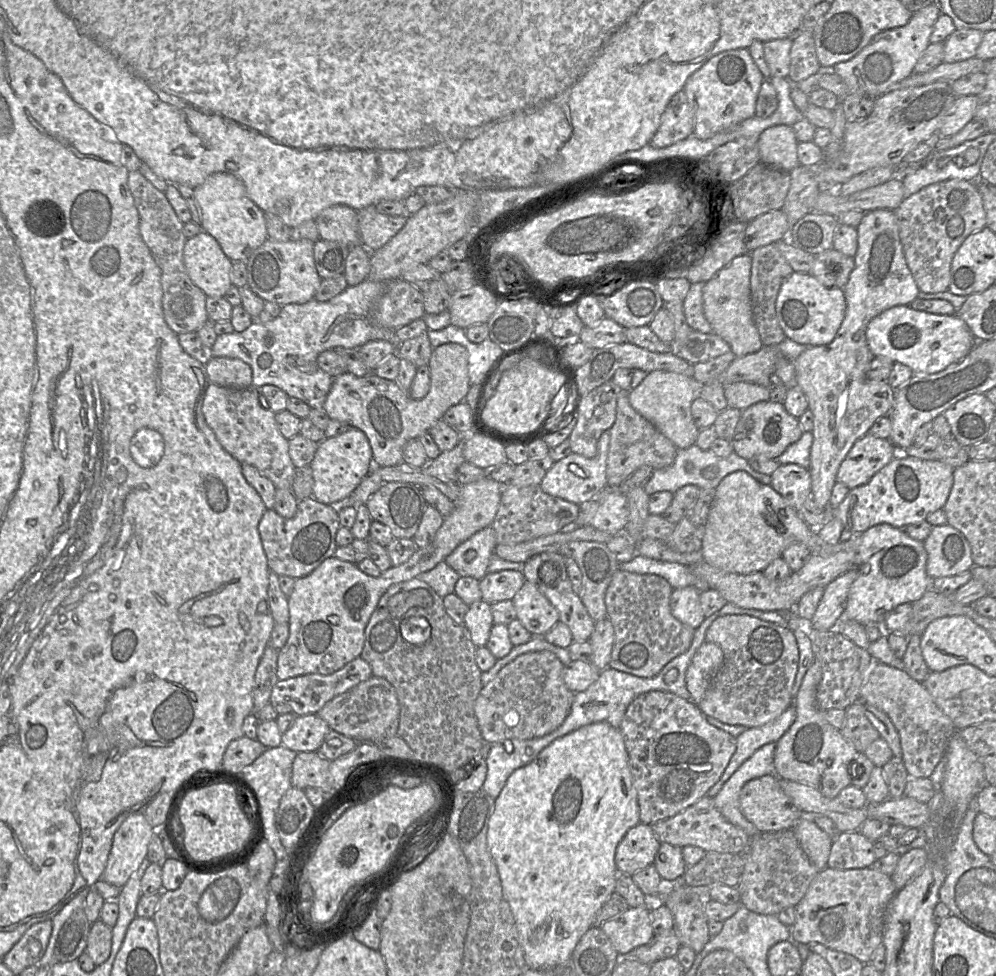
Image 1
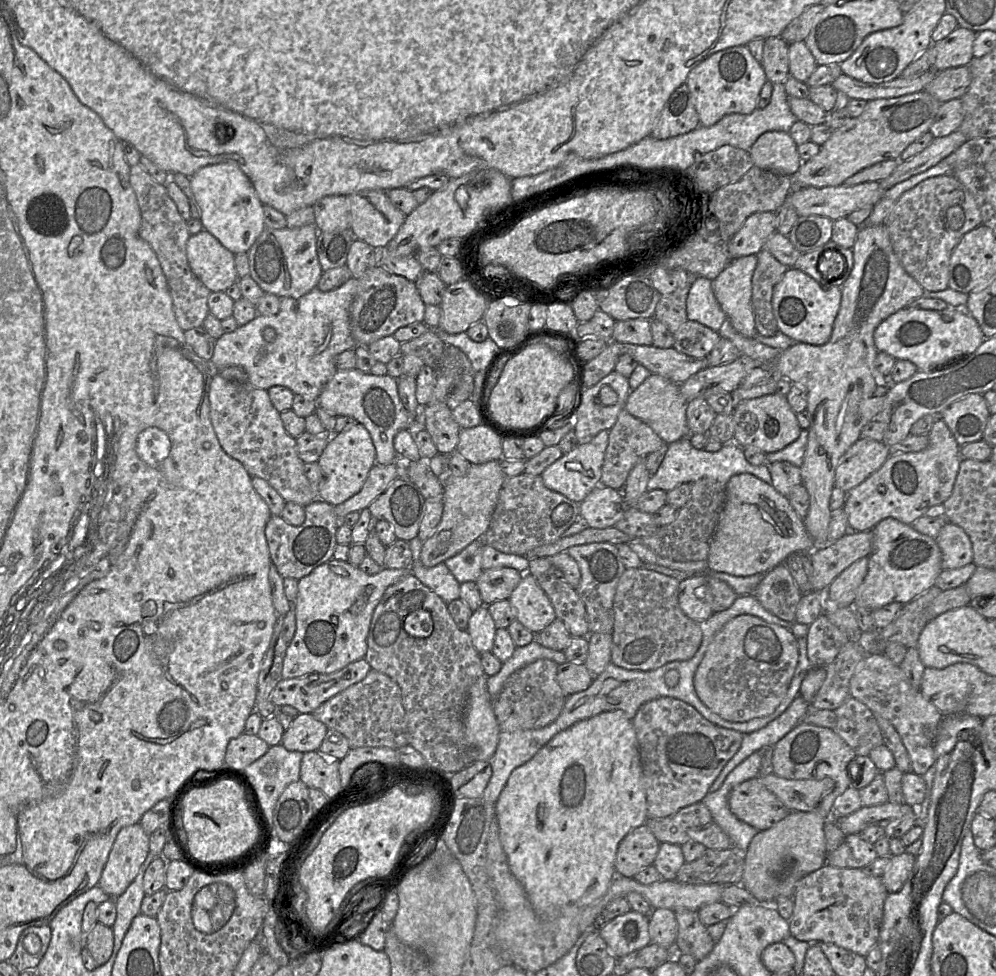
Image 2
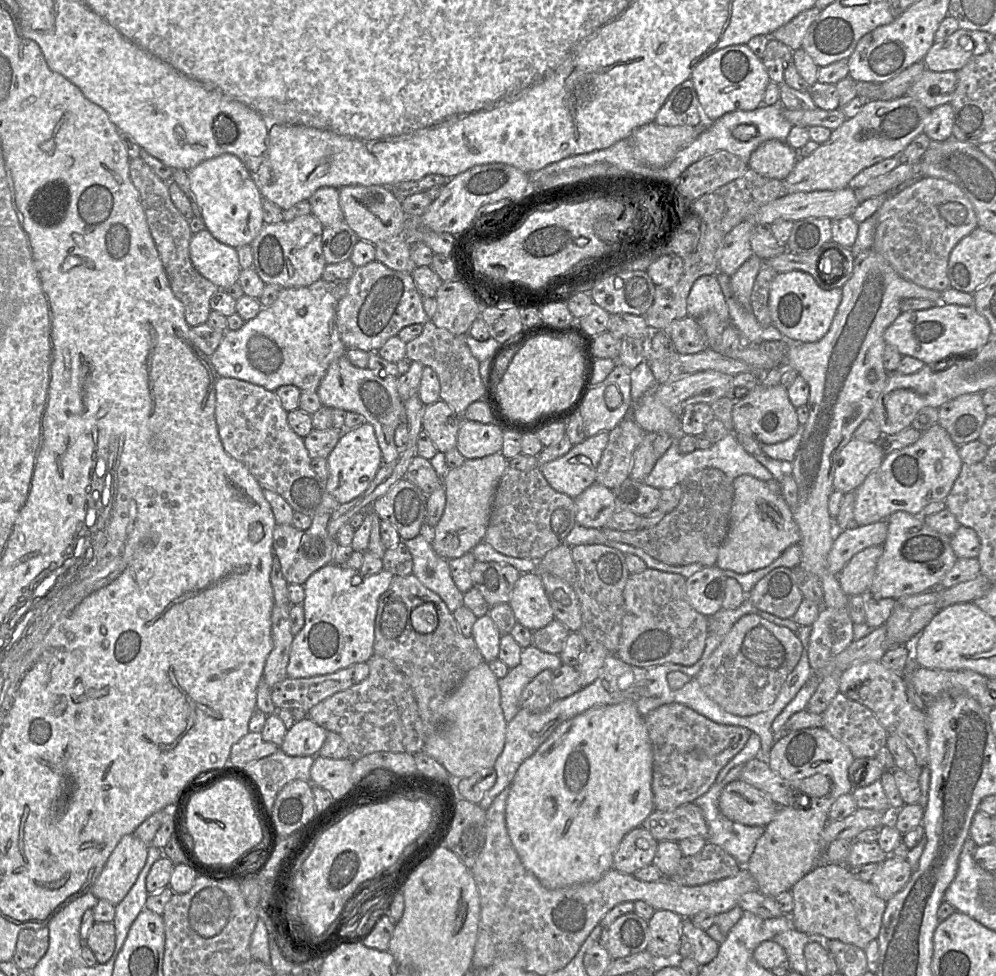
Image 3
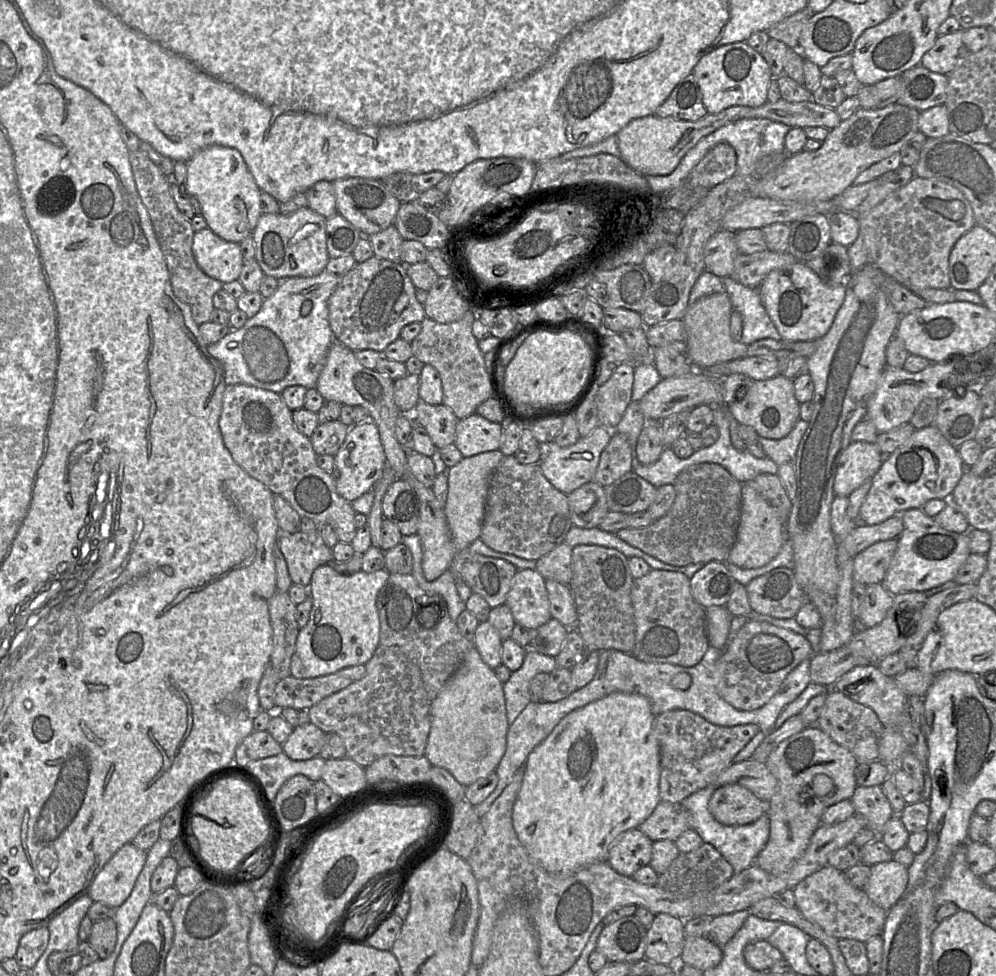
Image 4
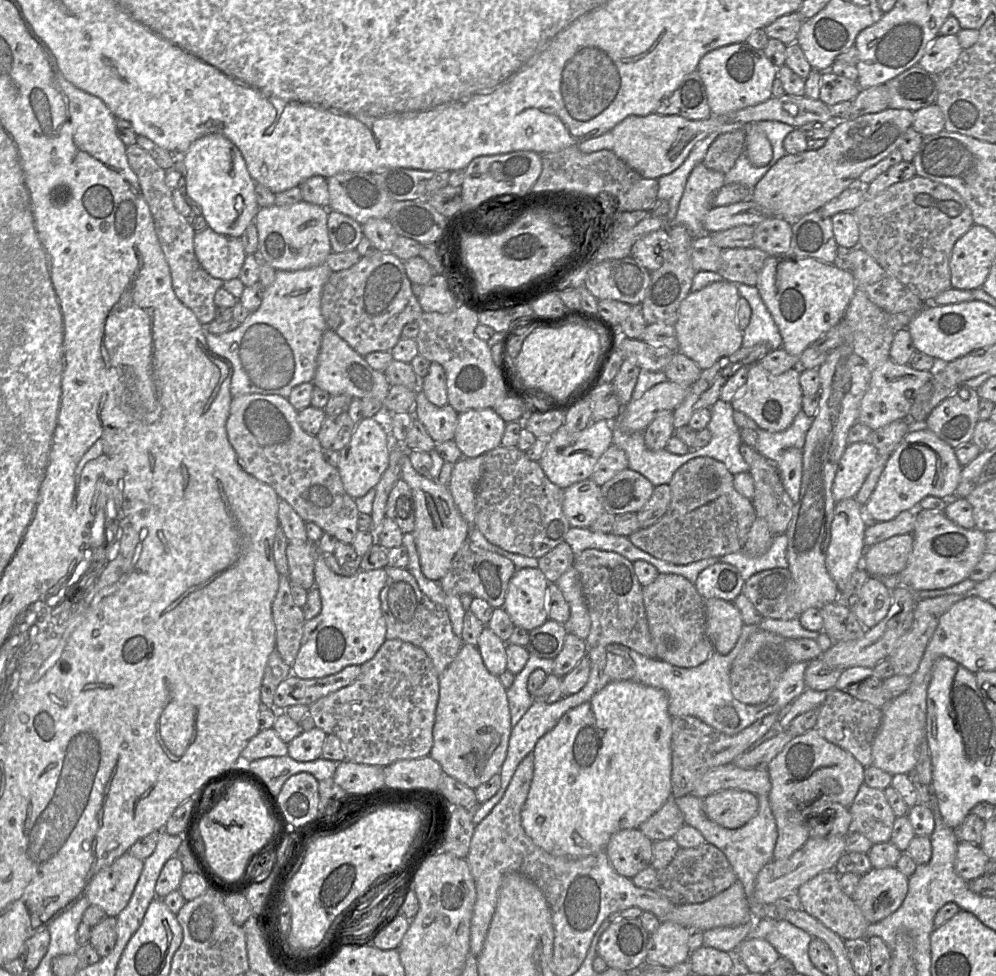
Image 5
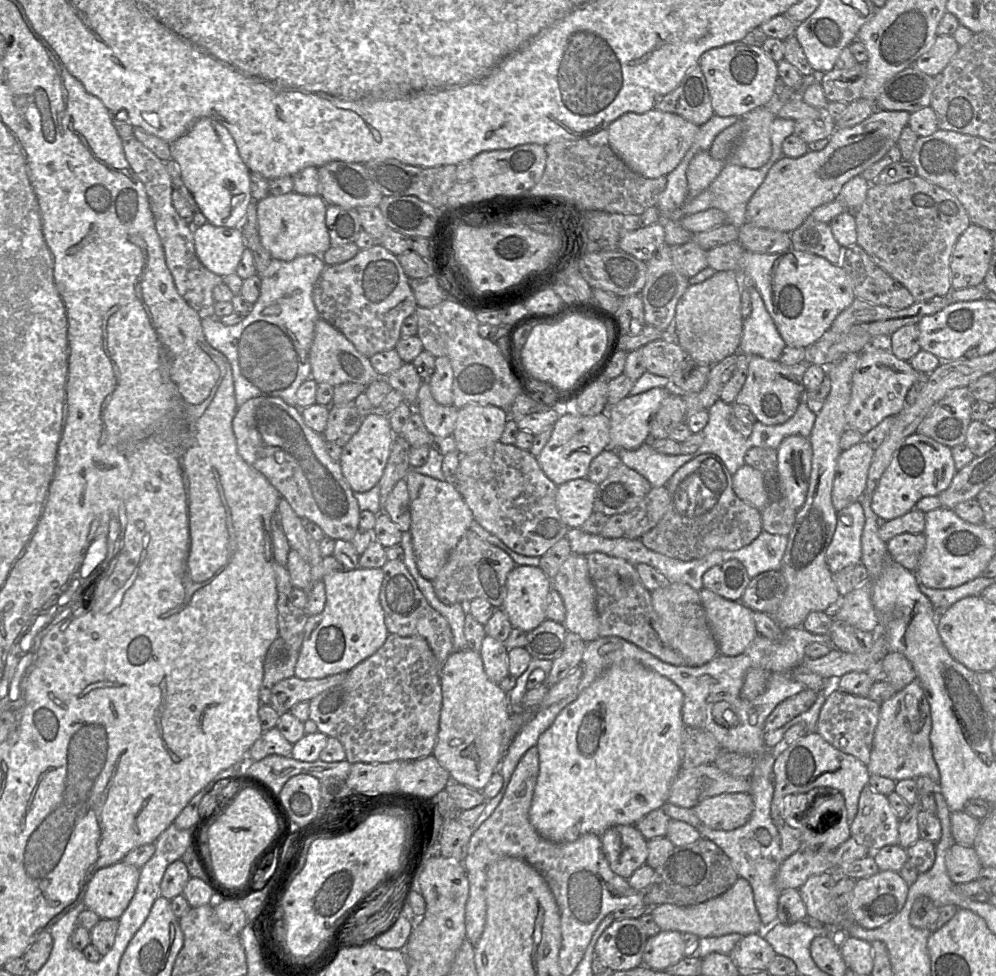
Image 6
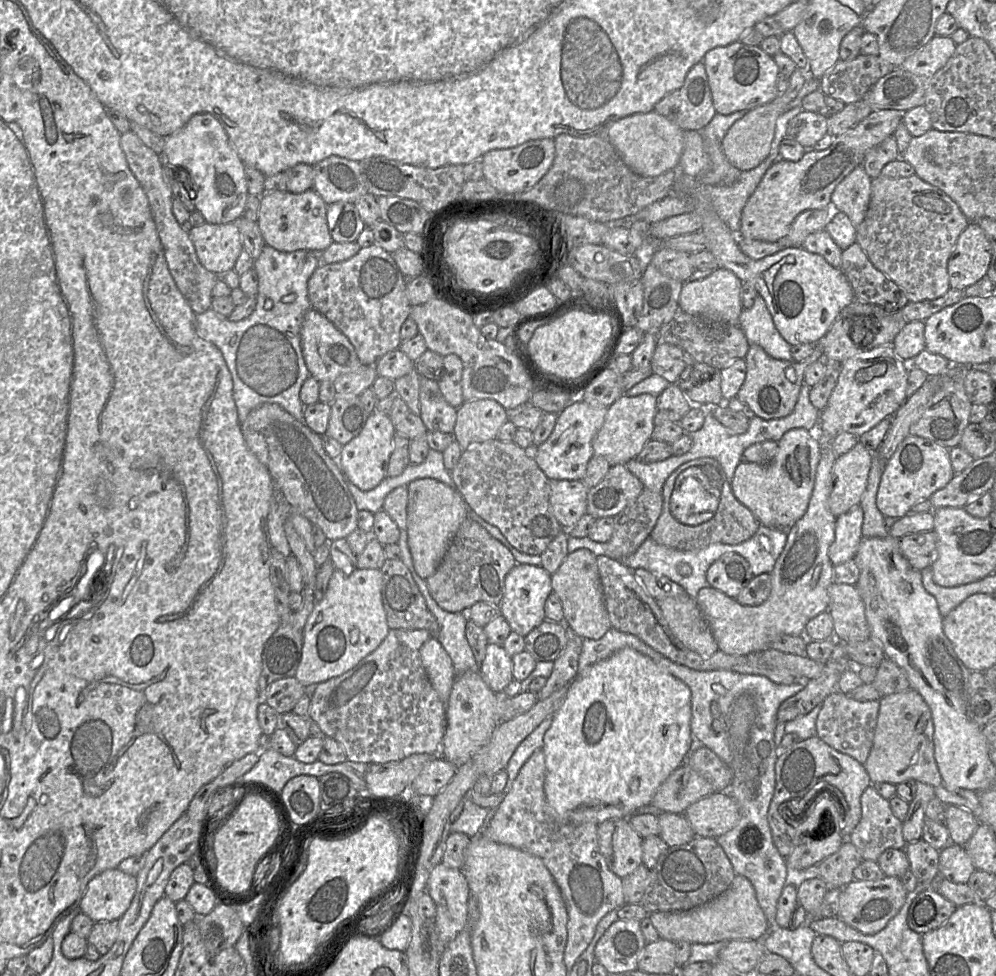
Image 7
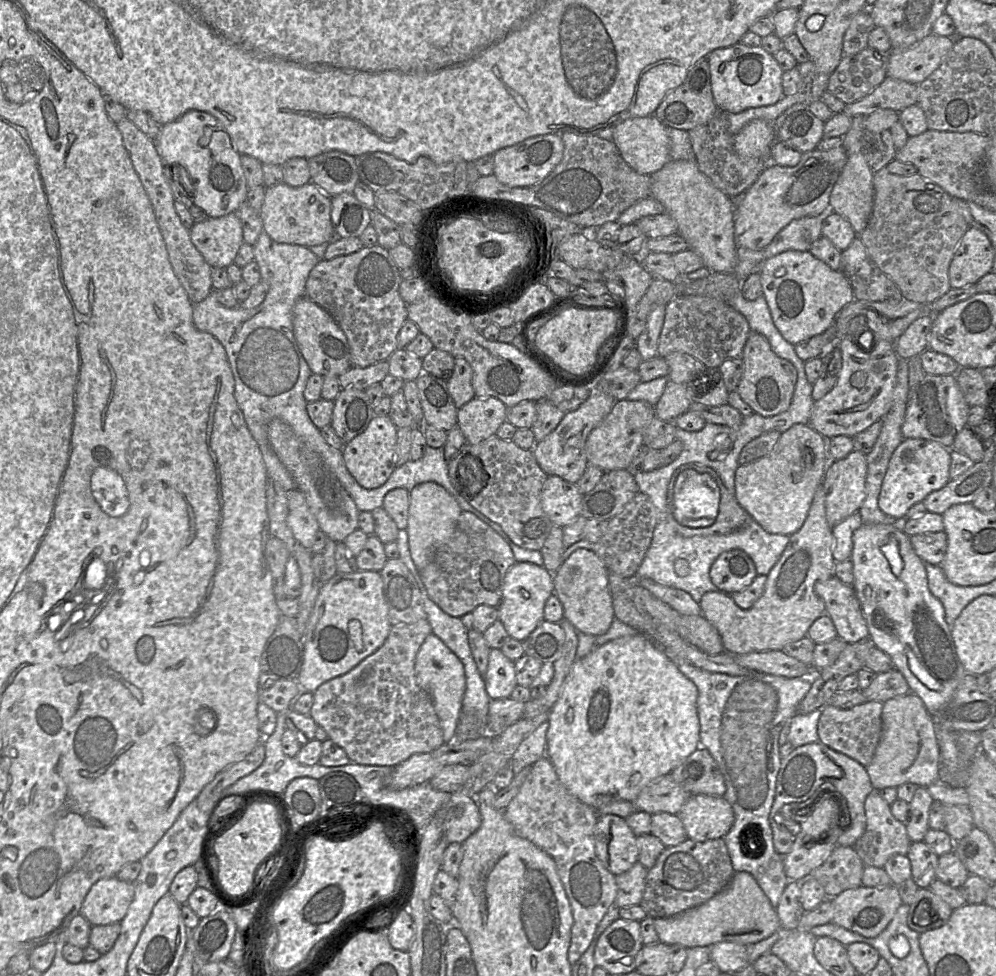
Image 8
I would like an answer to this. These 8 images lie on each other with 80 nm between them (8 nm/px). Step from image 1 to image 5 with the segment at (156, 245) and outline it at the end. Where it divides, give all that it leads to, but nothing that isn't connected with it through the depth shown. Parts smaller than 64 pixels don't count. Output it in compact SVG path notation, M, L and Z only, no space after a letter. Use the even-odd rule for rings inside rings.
M137 144L128 145L126 155L131 169L138 177L143 197L150 208L156 234L169 265L172 288L181 303L193 311L203 326L207 326L214 320L216 308L214 296L216 291L223 286L224 281L210 276L199 264L194 253L195 231L174 206L172 190L165 182L166 171Z

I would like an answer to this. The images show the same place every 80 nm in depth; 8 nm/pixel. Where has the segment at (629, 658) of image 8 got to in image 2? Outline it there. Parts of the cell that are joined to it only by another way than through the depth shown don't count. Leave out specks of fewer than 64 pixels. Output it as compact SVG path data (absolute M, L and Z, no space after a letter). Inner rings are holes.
M622 710L606 711L581 720L557 733L532 759L512 771L495 803L495 818L499 825L499 838L507 856L510 871L524 888L534 912L541 920L553 920L561 916L566 908L587 906L604 896L616 875L615 859L620 842L630 831L644 825L647 821L646 793L632 718L629 718Z

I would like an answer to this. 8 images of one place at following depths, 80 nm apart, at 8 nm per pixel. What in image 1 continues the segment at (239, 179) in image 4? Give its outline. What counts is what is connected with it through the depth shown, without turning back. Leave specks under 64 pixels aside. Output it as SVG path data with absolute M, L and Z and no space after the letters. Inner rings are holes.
M214 173L193 189L200 206L202 231L219 243L233 261L246 261L268 238L264 212L249 198L244 184L229 173Z

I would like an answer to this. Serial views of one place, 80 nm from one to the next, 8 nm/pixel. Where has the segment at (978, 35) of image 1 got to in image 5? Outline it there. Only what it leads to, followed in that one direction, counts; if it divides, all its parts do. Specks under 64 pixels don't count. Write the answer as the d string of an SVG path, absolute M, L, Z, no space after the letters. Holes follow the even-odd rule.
M938 35L918 65L927 72L940 75L957 61L962 50L957 35Z

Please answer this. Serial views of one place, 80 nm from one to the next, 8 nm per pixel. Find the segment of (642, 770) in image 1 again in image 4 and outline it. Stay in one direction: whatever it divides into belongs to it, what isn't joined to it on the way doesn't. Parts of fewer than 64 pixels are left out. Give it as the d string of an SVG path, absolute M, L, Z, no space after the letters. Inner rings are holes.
M670 710L655 717L660 745L659 794L661 801L681 803L693 793L711 785L734 762L734 758L760 731L755 724L723 727L688 710Z

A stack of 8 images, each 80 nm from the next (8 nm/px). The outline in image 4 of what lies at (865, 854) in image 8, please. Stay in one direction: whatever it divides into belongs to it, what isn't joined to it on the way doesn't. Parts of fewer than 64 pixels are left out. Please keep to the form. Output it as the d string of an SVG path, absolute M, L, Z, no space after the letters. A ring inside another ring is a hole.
M857 786L853 796L851 798L853 806L855 808L855 813L863 817L868 825L868 828L876 831L880 834L889 821L894 817L897 816L891 807L891 804L883 792L881 786Z

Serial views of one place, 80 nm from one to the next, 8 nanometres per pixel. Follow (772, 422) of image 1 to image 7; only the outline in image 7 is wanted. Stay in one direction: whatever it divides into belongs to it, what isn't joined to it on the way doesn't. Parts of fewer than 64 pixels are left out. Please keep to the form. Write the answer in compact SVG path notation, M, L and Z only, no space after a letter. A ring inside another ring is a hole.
M756 344L749 345L744 358L746 377L736 397L747 405L756 416L765 419L779 419L788 416L794 409L801 386L804 382L806 368L815 361L823 359L823 352L814 347L813 353L802 362L778 360L769 356L764 349Z

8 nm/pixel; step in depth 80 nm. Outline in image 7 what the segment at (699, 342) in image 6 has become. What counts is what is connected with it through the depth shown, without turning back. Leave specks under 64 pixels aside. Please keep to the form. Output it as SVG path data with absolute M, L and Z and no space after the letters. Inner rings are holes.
M717 268L704 279L684 282L678 302L679 308L703 320L739 325L739 317L742 312L742 283L732 271Z

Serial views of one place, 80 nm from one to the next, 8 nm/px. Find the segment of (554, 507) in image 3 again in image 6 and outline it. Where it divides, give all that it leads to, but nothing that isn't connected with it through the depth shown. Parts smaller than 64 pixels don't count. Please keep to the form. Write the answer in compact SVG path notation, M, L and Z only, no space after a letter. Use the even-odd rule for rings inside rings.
M498 441L474 453L462 454L453 484L472 511L474 520L518 554L541 557L556 542L566 537L569 528L556 505L558 486L543 472L530 450Z

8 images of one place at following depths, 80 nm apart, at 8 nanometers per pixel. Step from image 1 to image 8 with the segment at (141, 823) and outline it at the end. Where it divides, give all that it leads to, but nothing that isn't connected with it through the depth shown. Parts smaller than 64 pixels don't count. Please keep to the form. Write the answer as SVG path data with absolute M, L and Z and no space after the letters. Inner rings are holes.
M116 876L95 882L81 905L80 914L92 926L120 923L134 898L134 885Z

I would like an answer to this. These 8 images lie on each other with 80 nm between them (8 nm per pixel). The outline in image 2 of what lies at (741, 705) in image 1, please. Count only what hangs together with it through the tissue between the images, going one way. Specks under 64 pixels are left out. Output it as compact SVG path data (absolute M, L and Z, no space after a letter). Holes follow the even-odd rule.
M739 615L713 637L693 679L699 699L730 722L772 714L784 699L798 664L797 638L791 630L753 615Z

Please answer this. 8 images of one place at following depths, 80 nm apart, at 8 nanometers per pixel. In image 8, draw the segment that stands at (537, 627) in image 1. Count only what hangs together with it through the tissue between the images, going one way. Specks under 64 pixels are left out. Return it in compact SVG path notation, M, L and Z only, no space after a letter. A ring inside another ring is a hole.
M516 562L506 573L502 599L497 607L498 620L504 625L509 637L525 641L544 620L545 604L553 593L553 575L544 566Z

